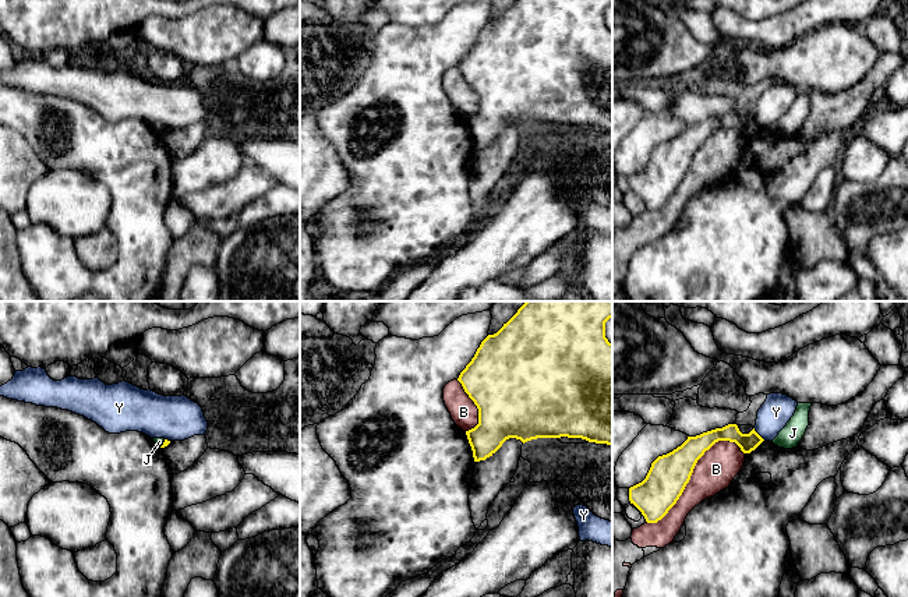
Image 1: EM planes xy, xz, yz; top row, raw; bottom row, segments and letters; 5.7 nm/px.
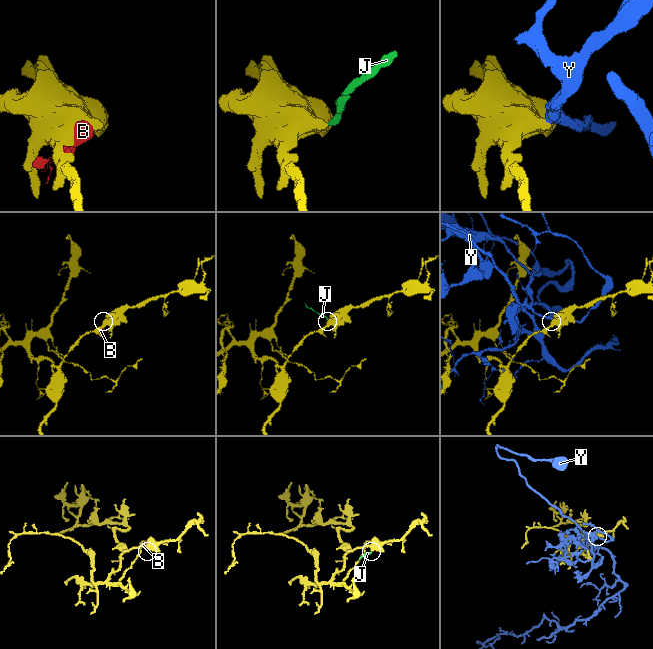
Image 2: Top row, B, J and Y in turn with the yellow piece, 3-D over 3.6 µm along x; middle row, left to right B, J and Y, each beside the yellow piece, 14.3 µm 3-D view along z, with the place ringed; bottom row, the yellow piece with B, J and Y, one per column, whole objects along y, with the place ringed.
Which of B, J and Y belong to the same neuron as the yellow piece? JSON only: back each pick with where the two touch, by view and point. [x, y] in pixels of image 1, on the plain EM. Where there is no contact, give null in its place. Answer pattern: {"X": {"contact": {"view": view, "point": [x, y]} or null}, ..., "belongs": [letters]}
{"belongs": []}

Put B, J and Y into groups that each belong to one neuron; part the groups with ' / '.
B / J / Y

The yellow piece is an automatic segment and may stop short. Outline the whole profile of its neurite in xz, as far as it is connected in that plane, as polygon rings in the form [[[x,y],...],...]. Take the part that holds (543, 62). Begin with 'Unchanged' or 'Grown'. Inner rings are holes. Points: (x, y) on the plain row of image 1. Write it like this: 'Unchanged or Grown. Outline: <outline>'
Unchanged. Outline: [[[516,0],[494,22],[488,22],[477,36],[471,49],[460,60],[457,68],[478,96],[478,112],[466,119],[474,149],[492,144],[509,126],[523,131],[537,126],[582,126],[589,130],[612,133],[612,31],[605,25],[605,10],[612,0]]]

